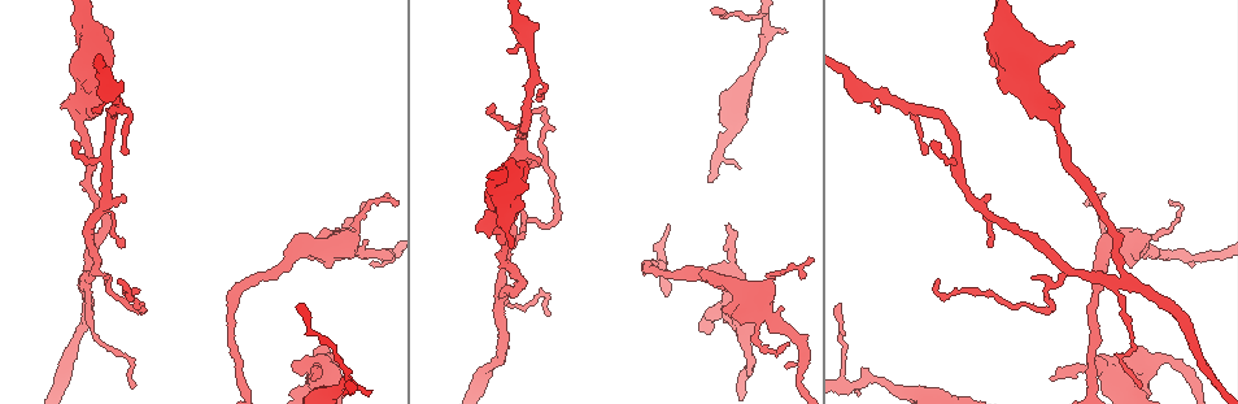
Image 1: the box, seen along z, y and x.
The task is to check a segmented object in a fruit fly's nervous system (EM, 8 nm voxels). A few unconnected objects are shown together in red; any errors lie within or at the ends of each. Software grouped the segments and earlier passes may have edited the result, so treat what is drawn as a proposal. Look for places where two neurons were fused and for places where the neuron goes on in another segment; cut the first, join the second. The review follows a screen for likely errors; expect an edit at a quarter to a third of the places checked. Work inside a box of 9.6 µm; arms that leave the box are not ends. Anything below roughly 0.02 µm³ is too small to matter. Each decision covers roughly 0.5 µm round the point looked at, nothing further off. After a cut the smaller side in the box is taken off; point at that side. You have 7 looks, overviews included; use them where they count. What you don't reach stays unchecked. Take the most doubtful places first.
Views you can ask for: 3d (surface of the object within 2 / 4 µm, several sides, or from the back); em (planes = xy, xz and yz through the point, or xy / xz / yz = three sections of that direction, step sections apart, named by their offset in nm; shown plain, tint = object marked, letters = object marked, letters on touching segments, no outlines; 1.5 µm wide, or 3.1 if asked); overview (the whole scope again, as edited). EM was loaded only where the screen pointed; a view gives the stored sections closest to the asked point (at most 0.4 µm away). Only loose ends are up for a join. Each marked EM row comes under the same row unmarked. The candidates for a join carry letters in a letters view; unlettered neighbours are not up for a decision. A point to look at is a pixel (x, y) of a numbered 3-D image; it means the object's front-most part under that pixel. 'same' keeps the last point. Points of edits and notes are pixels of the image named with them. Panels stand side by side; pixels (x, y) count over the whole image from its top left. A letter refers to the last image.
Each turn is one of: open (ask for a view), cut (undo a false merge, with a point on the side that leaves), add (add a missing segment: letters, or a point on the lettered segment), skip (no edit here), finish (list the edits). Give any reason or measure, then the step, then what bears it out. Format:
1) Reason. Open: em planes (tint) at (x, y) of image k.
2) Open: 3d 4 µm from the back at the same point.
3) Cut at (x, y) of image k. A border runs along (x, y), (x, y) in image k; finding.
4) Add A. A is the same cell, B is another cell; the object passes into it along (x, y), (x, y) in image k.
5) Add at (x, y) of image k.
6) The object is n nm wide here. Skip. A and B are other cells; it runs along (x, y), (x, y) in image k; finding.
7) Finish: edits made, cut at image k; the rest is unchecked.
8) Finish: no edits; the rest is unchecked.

Open: 3d 4 µm at (1121, 278) of image 1.

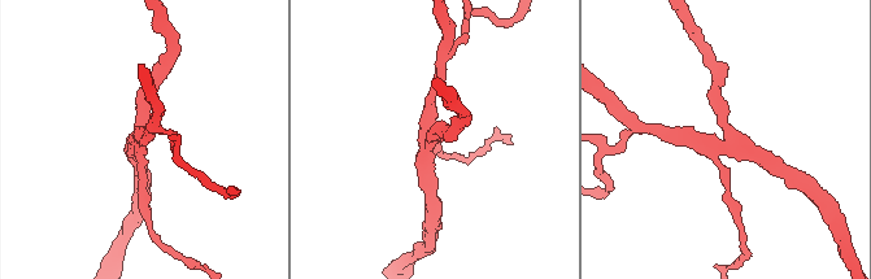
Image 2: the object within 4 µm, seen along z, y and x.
4 arms meet here. Open: em planes (letters) at (434, 138) of image 2.

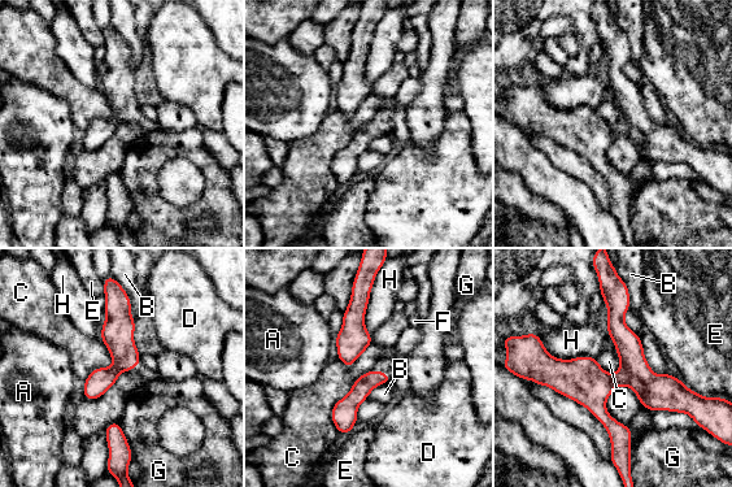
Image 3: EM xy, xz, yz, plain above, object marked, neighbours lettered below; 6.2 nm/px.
The object is 170 nm wide here. Skip. A, B, C, D, E, F, G and H are other cells; a border runs along (109, 274), (129, 296), (135, 318) in image 3; all the same neuron.

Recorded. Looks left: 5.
Branch stops here. Open: 3d 4 µm at (784, 29) of image 1.

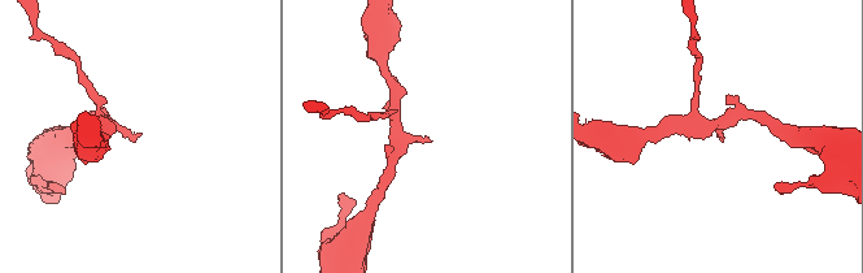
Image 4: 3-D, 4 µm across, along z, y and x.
Shape alone is not enough. Open: em planes (letters) at (429, 139) of image 4.

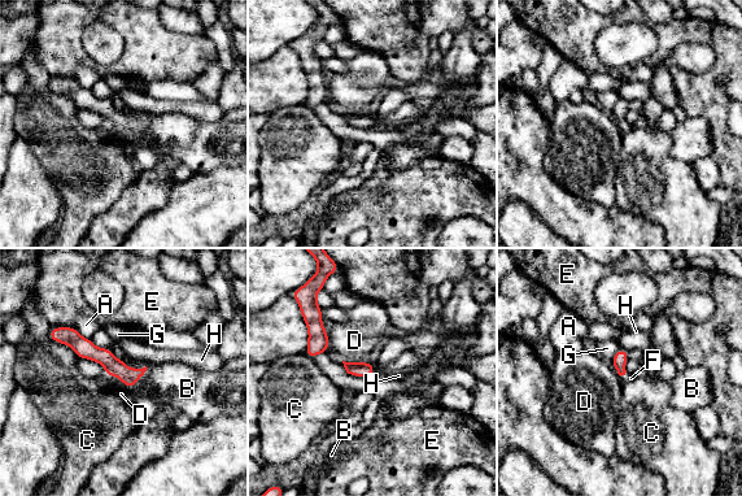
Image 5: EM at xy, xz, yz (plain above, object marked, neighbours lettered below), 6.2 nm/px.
Skip. A, B, C, D, E, F, G and H are other cells; a border runs along (148, 368), (132, 387) in image 5; no lettered segment goes on from it.

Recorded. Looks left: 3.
Thin end. Open: em yz step 8 (tint) at (535, 113) of image 1.

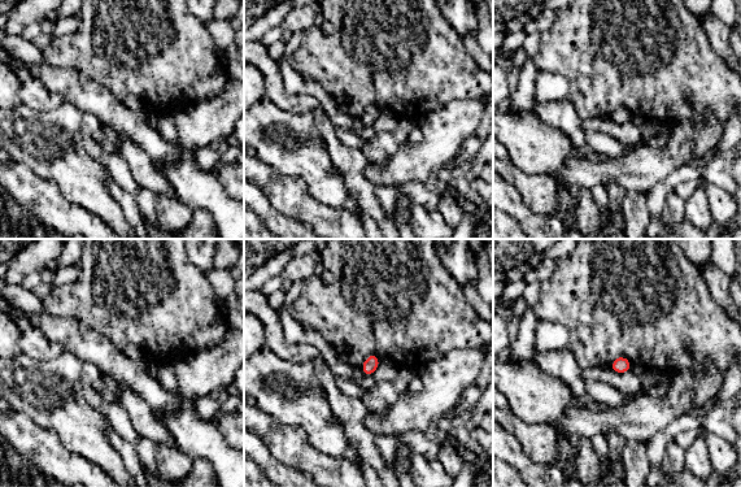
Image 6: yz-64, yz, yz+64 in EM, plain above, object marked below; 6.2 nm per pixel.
Cut it another way. Open: em xz step 8 (letters) at the same point.

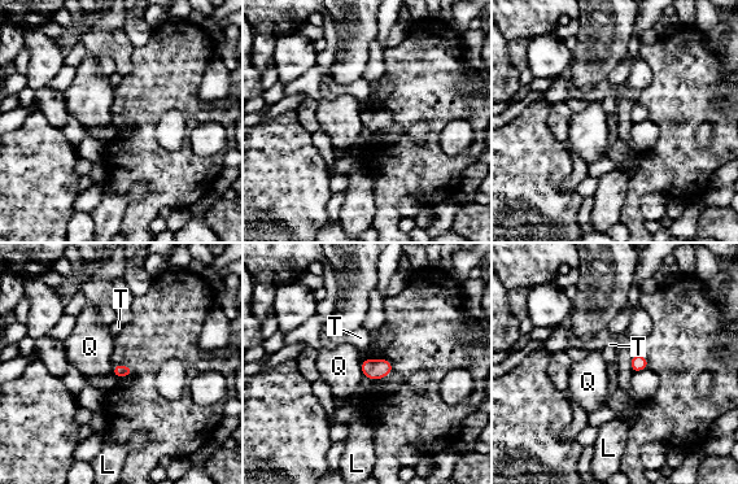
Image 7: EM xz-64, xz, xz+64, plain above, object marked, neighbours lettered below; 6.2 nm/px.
Skip. L, Q and T are other cells; a border runs along (362, 361), (361, 375) in image 7; none of them fits.

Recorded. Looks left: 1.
Finish: no edits; the rest is unchecked.

